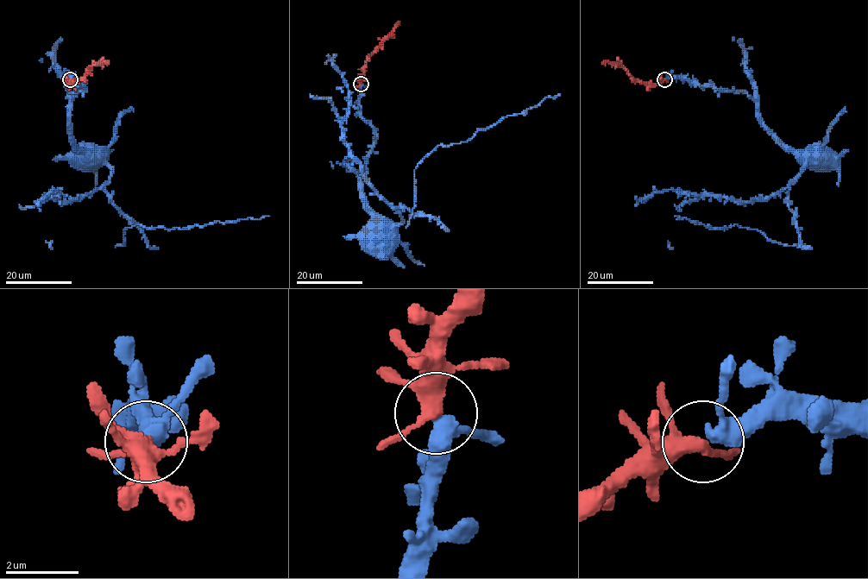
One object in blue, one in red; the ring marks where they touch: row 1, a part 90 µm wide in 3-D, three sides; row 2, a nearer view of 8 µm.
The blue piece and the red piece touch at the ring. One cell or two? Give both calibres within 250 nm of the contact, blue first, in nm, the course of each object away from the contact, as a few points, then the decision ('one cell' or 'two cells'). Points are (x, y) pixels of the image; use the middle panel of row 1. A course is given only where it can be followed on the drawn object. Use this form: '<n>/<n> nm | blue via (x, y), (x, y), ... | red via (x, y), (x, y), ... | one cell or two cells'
400/320 nm | blue via (361, 84), (359, 112), (375, 135), (375, 143), (361, 173), (361, 199), (373, 218), (372, 227) | red via (361, 84), (367, 57), (399, 21) | one cell

